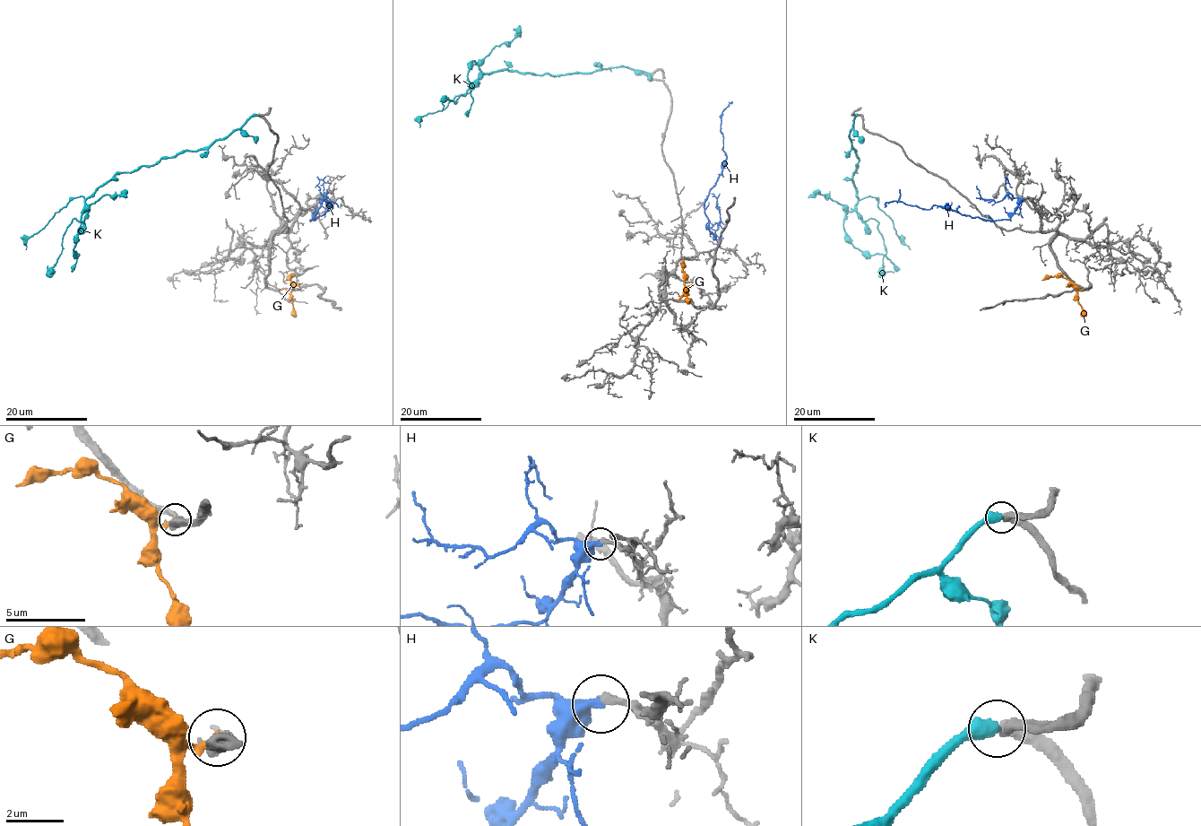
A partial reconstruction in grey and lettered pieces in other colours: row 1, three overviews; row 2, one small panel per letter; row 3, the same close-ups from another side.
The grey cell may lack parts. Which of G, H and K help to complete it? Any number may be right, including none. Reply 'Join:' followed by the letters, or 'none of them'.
Join: H

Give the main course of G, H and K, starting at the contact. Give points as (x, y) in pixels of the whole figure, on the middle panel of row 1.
G: (678, 299), (683, 294), (683, 258)
H: (717, 241), (709, 227), (704, 199), (722, 170), (726, 157), (721, 132), (722, 111), (732, 101)
K: (651, 74), (626, 67), (565, 75), (499, 70), (479, 74), (482, 74), (455, 103), (445, 99), (442, 111)

